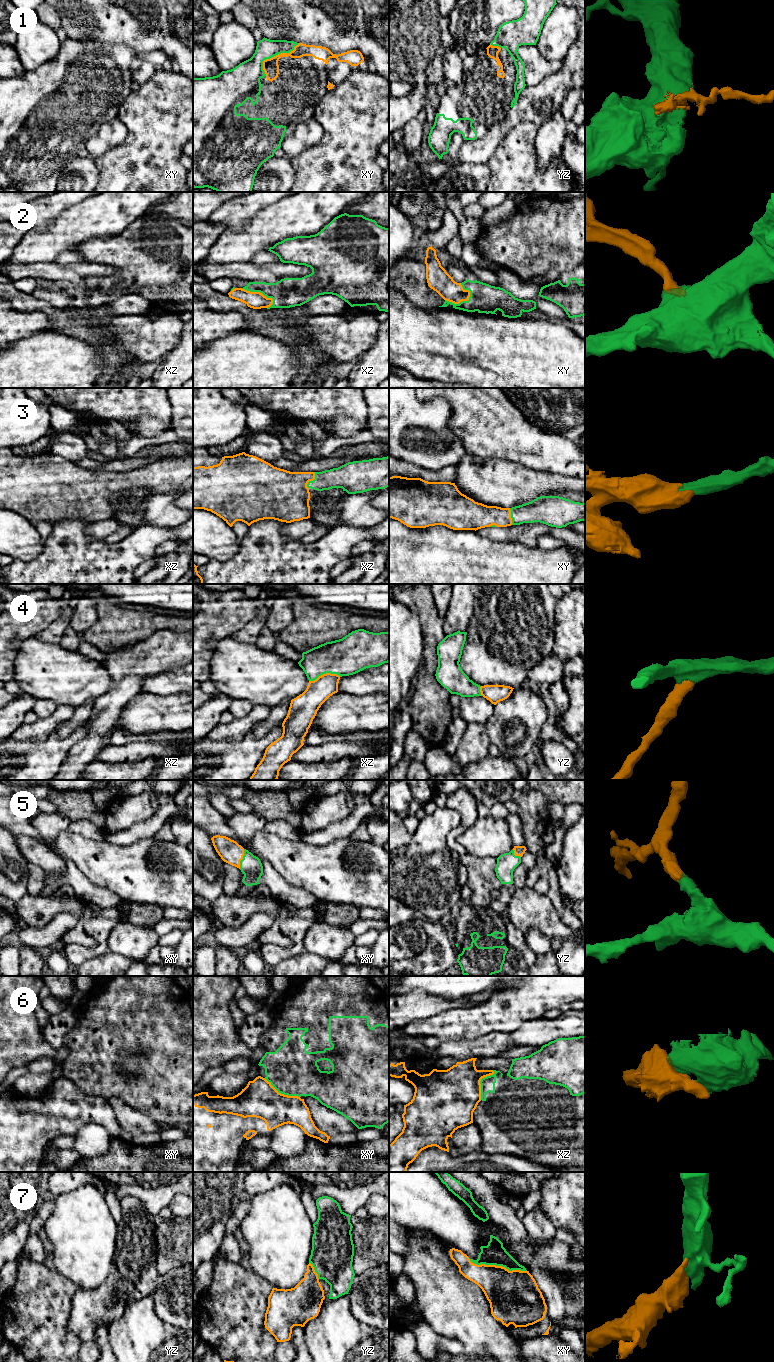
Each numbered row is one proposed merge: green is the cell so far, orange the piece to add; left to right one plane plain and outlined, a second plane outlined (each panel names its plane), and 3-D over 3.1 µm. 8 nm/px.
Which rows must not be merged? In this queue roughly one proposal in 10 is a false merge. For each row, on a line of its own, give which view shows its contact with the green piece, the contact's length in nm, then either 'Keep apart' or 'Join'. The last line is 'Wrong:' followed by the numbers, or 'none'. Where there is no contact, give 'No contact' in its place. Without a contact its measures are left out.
1: Touches green in xy. Shared border 380 nm. Join
2: Touches green in xy. Shared border 220 nm. Join
3: Touches green in xz. Shared border 150 nm. Join
4: Touches green in xz. Shared border 260 nm. Join
5: Touches green in xy. Shared border 170 nm. Join
6: Touches green in xz. Shared border 260 nm. Keep apart
7: Touches green in xy. Shared border 480 nm. Join
Wrong: 6

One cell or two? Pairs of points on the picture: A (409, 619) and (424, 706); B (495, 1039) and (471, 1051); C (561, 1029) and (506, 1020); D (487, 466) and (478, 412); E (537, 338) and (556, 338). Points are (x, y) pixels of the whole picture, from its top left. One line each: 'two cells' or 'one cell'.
A: two cells
B: one cell
C: two cells
D: two cells
E: one cell

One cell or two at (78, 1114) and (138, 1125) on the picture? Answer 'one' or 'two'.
two

